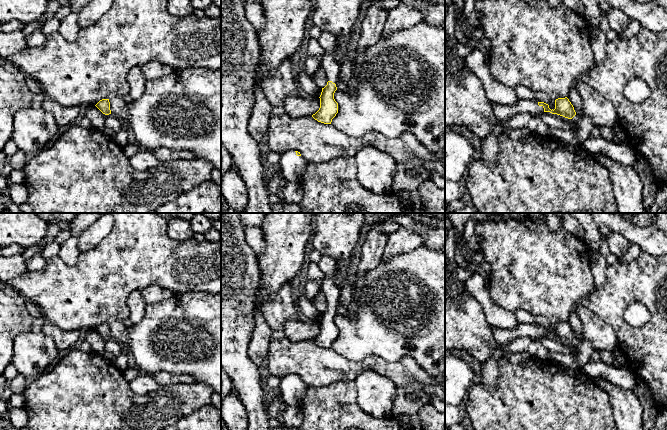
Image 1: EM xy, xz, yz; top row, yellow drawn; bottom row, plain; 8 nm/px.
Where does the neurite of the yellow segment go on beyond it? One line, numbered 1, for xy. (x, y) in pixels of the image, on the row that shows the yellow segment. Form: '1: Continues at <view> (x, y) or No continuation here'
1: No continuation here

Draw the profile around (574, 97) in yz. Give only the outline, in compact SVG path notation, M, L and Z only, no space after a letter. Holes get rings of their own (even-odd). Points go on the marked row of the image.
M575 86L570 90L567 98L573 105L574 110L576 112L576 115L572 119L577 119L578 117L580 117L582 115L583 102L582 102L581 96Z

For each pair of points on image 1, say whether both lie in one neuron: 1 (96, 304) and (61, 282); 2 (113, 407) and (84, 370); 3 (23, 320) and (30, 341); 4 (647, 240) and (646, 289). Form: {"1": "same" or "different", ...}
{"1": "same", "2": "same", "3": "different", "4": "different"}

